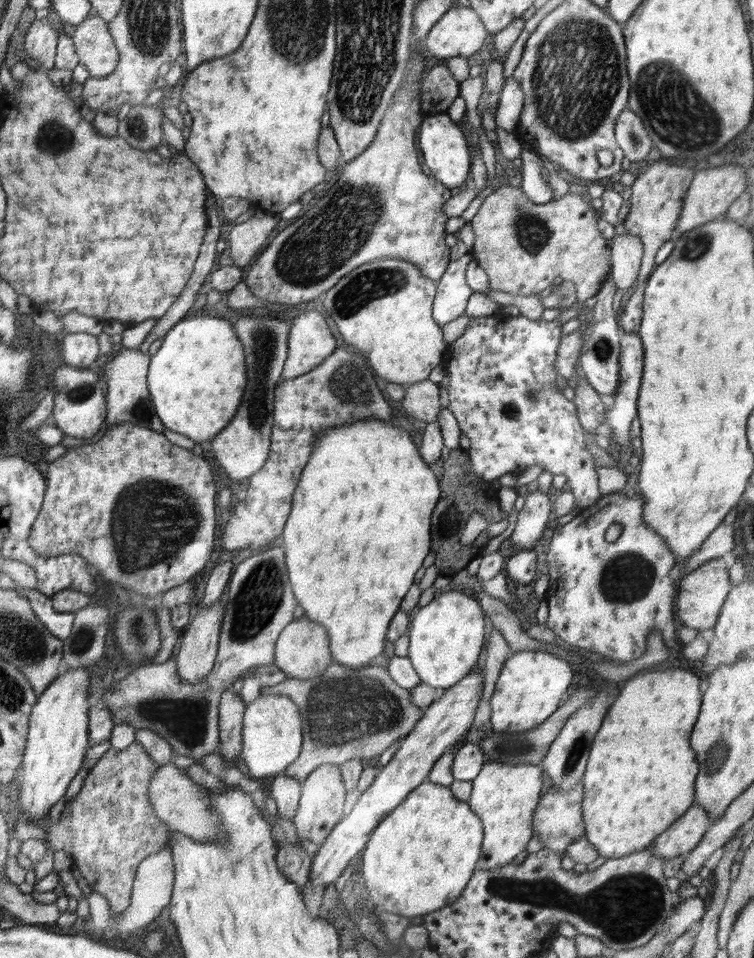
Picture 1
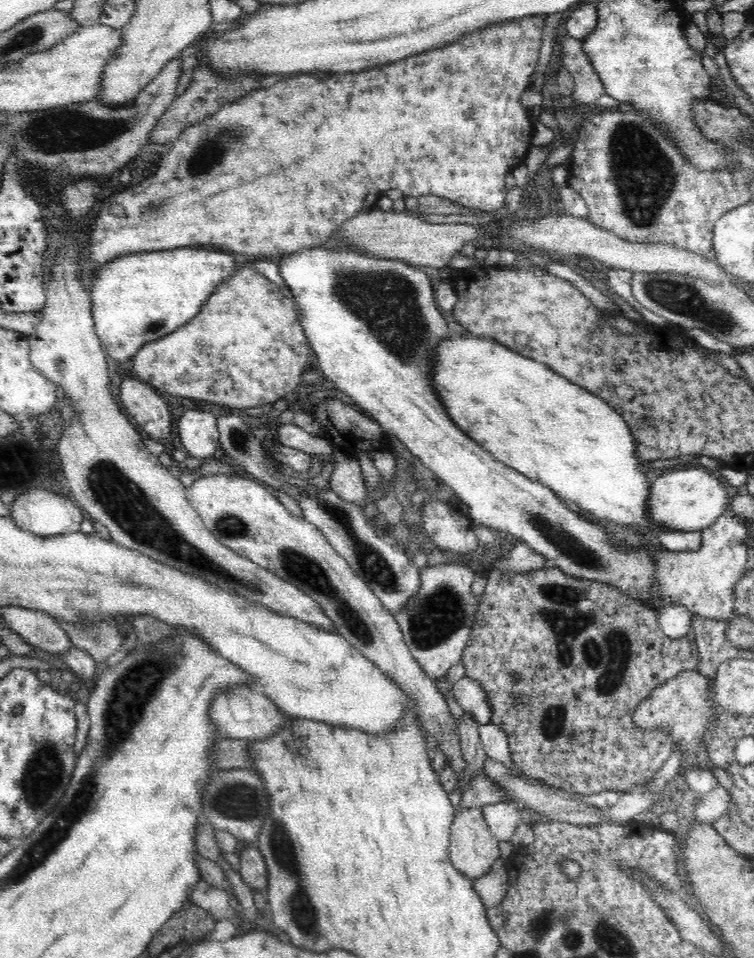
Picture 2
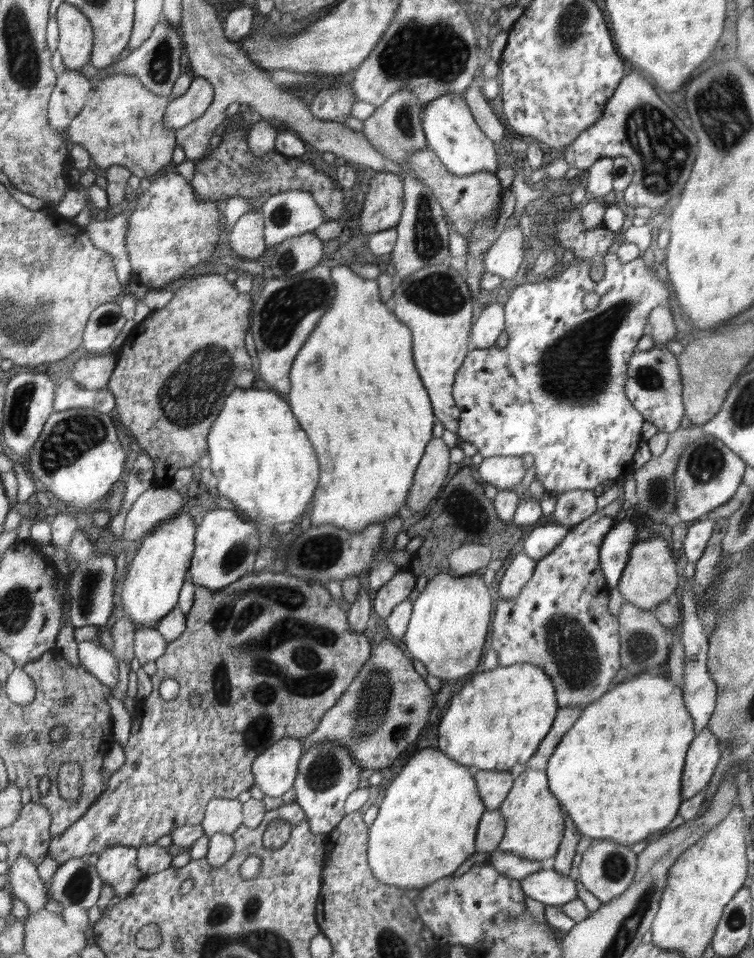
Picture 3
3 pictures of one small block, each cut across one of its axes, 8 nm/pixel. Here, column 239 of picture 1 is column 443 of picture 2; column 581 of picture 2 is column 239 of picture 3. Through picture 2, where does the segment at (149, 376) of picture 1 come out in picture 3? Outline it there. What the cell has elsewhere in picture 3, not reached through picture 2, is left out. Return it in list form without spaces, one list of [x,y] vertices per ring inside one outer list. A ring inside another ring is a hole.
[[[237,388],[223,400],[223,406],[207,432],[207,456],[211,458],[209,470],[217,478],[217,492],[231,500],[239,514],[259,524],[289,522],[303,516],[309,510],[309,502],[315,494],[319,480],[319,464],[315,452],[299,428],[289,404],[273,390]]]

